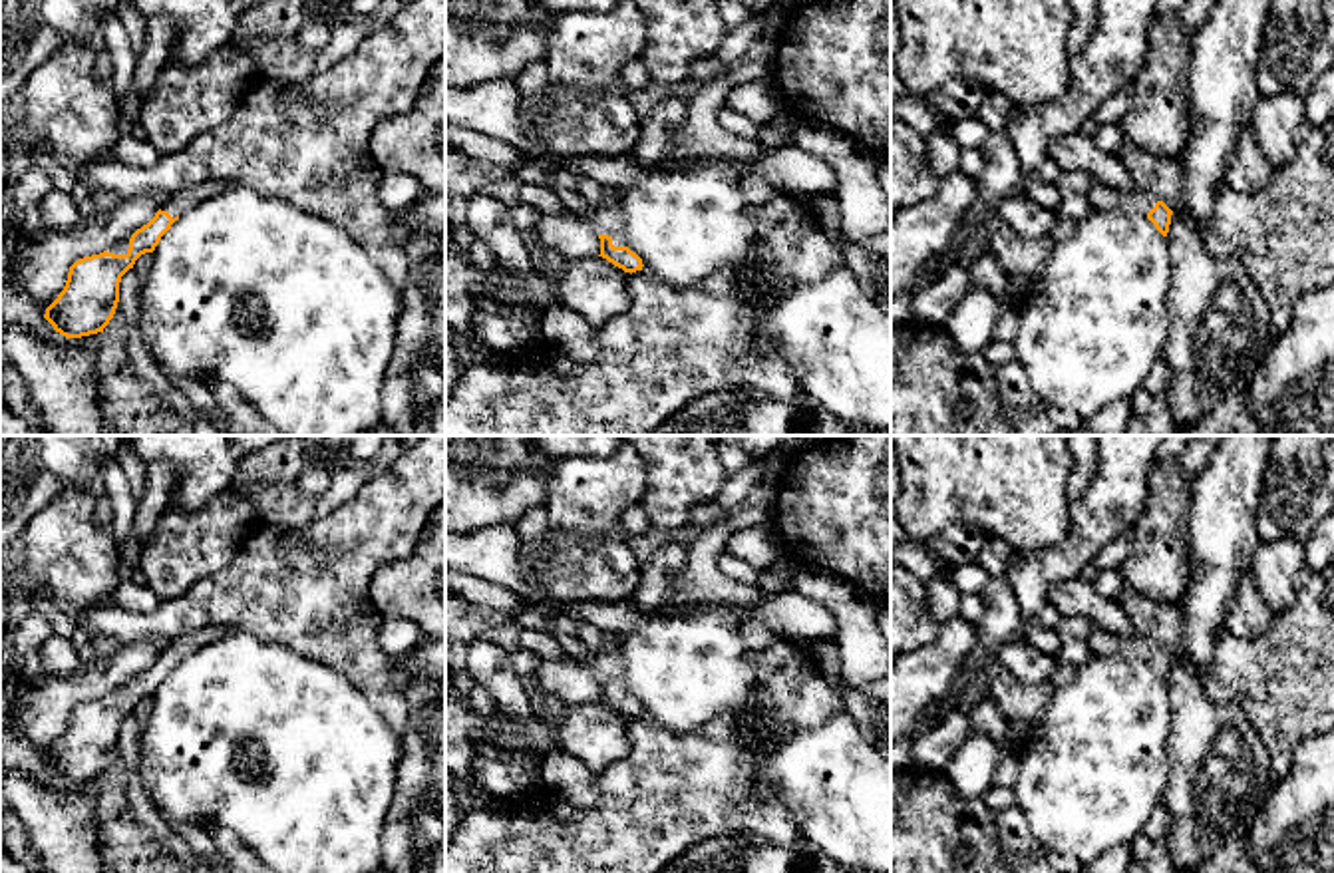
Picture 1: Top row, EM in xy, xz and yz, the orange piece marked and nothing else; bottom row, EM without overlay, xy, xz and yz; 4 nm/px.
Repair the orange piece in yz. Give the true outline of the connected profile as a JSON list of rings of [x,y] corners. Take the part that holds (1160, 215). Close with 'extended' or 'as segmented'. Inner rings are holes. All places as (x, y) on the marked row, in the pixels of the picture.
[[[1095,181],[1087,193],[1087,201],[1097,211],[1145,215],[1163,237],[1169,233],[1173,211],[1153,193],[1137,189],[1121,193]]]; extended

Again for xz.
[[[620,199],[592,211],[592,227],[600,239],[600,255],[624,272],[642,270],[642,259],[626,247]]]; extended

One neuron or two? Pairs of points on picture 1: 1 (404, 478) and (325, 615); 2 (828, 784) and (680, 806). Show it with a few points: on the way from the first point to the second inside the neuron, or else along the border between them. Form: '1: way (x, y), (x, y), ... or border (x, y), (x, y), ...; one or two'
1: way (386, 512), (329, 569), (325, 581); one
2: border (764, 746), (756, 778), (770, 788), (802, 830); two

